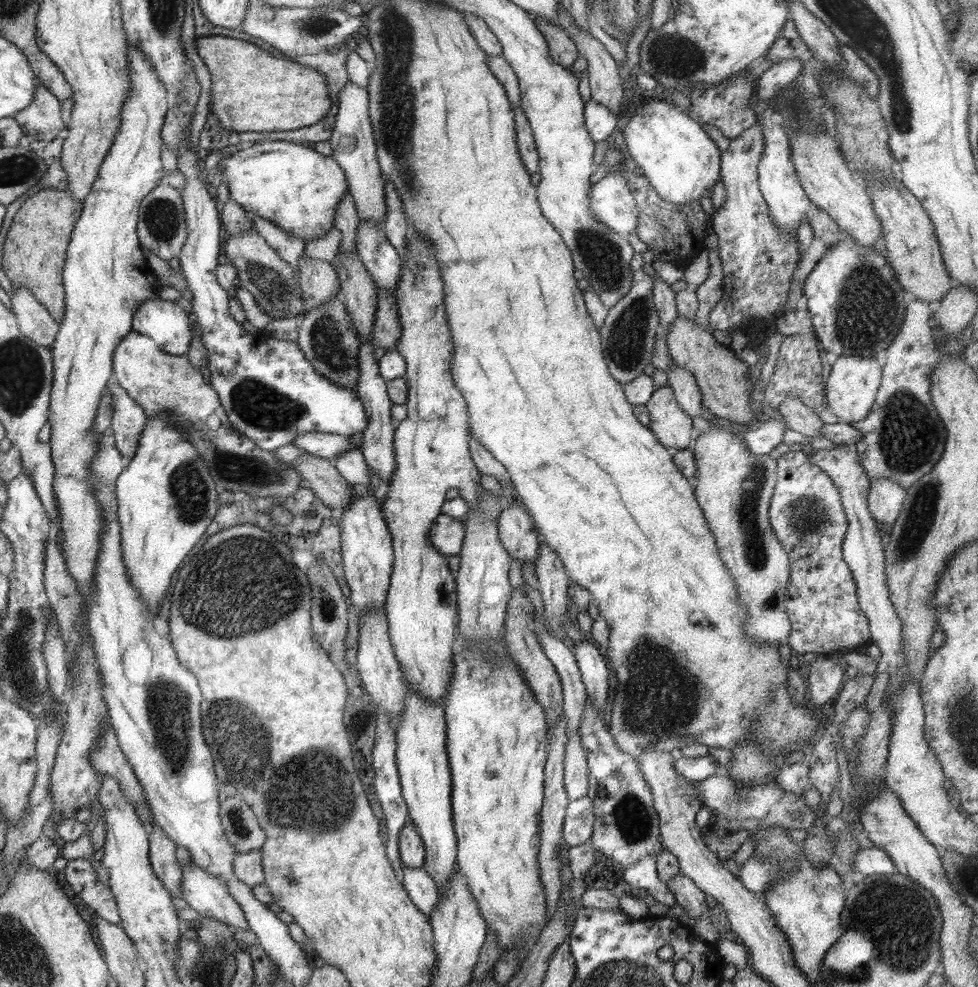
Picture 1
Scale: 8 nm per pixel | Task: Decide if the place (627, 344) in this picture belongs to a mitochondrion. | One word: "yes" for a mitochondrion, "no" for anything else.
yes

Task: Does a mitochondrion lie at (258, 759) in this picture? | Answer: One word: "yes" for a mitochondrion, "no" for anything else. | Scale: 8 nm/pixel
yes

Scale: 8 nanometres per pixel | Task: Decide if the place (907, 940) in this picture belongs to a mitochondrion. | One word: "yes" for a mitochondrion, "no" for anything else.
yes

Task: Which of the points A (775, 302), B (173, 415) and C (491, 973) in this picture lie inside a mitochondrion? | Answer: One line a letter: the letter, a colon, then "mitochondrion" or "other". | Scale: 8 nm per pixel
A: other
B: mitochondrion
C: other

